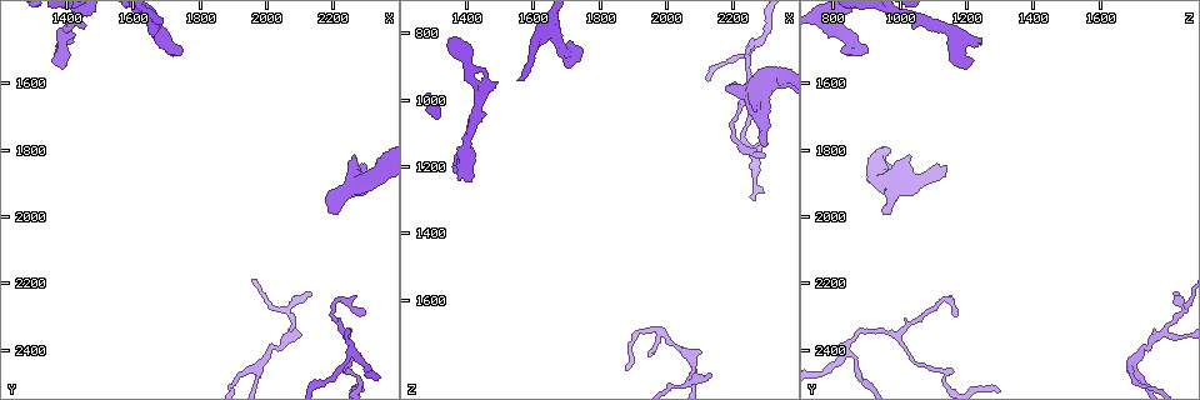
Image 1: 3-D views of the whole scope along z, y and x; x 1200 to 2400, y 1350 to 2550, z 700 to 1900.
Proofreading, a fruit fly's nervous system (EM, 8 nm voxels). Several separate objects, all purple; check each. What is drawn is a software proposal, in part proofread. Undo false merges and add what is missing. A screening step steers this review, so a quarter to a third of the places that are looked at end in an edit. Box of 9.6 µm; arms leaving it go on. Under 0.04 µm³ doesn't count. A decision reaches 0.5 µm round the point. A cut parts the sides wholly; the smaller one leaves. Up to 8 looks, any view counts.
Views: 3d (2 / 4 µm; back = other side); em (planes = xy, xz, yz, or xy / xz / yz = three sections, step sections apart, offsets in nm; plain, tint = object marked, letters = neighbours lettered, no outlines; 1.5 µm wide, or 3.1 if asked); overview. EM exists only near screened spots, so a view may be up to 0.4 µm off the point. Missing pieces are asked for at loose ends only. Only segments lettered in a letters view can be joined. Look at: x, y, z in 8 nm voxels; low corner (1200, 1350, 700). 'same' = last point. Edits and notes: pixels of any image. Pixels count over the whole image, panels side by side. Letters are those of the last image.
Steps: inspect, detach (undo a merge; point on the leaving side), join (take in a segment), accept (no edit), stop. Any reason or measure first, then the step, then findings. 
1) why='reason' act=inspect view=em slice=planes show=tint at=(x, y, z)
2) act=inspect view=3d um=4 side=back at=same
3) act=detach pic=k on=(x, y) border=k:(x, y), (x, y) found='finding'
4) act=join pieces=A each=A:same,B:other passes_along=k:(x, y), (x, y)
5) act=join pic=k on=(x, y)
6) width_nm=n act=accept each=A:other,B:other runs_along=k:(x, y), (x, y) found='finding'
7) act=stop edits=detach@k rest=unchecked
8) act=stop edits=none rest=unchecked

why='an open end' act=inspect view=em slice=xy step=8 show=tint at=(1760, 1510, 850)

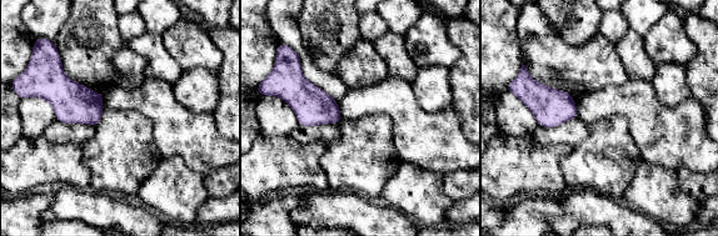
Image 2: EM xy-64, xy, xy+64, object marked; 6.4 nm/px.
act=inspect view=em slice=planes show=letters at=same

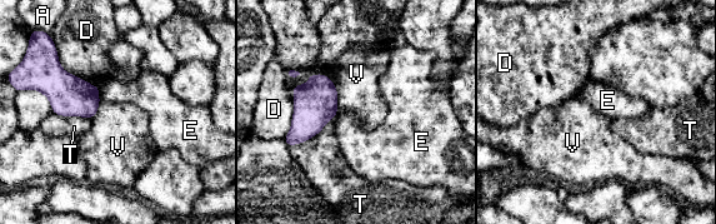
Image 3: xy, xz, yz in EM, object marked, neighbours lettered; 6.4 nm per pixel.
act=accept each=A:other,D:other,E:other,T:other,V:other border=3:(328, 74), (336, 88), (338, 112) found='no lettered segment goes on from it'

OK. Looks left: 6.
why='an open end' act=inspect view=em slice=xz step=4 show=tint at=(2300, 1850, 1140)

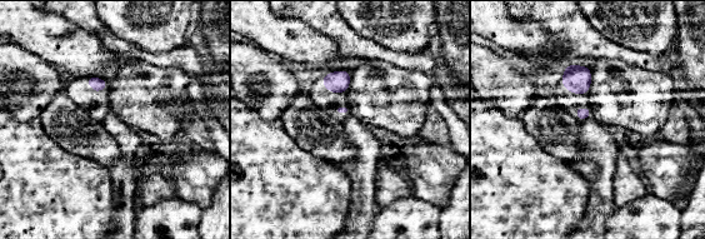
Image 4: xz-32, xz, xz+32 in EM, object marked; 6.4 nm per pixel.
act=inspect view=em slice=planes show=letters at=same

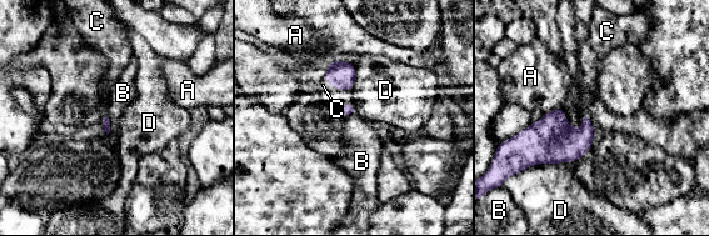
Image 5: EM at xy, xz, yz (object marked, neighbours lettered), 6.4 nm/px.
longest_contact=D:340nm act=join pieces=C each=A:other,B:other,C:same,D:other found='it goes on there'

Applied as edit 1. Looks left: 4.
why='redraw' act=inspect view=overview

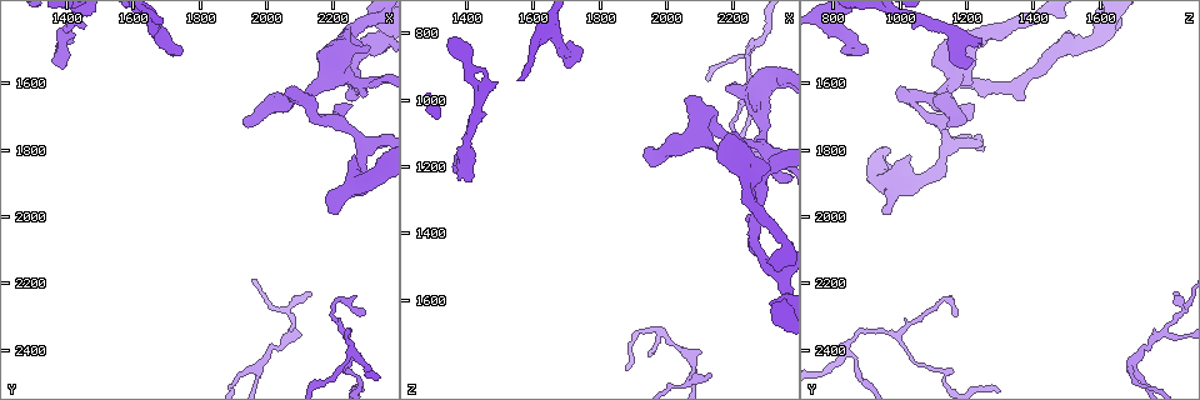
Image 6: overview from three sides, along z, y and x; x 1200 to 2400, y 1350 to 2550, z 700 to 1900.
why='an open end' act=inspect view=3d um=2 at=(2290, 2280, 1180)

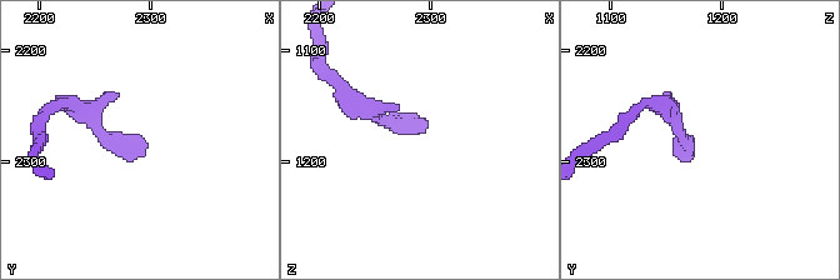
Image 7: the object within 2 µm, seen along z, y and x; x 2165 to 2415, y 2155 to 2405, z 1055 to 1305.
why='now the EM' act=inspect view=em slice=xy step=8 show=letters at=(2296, 2282, 1172)

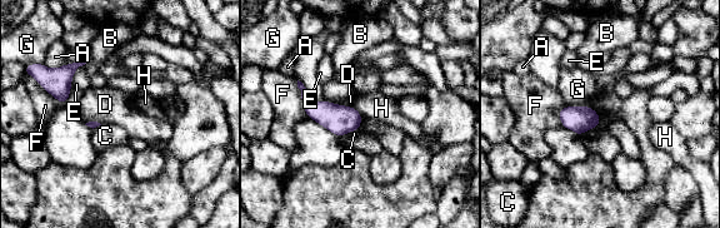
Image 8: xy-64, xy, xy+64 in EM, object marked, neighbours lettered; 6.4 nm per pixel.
act=inspect view=em slice=planes show=letters at=same

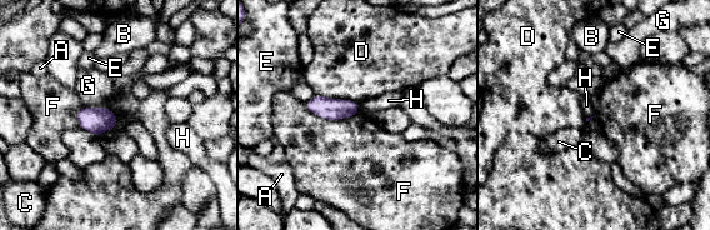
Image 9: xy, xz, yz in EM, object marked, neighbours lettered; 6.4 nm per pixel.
longest_contact=F:380nm act=accept each=A:other,B:other,C:other,D:other,E:other,F:other,G:other,H:other border=9:(303, 103), (326, 119), (359, 114) found='none of them fits'

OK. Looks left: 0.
act=stop edits=join@5 rest=unchecked

